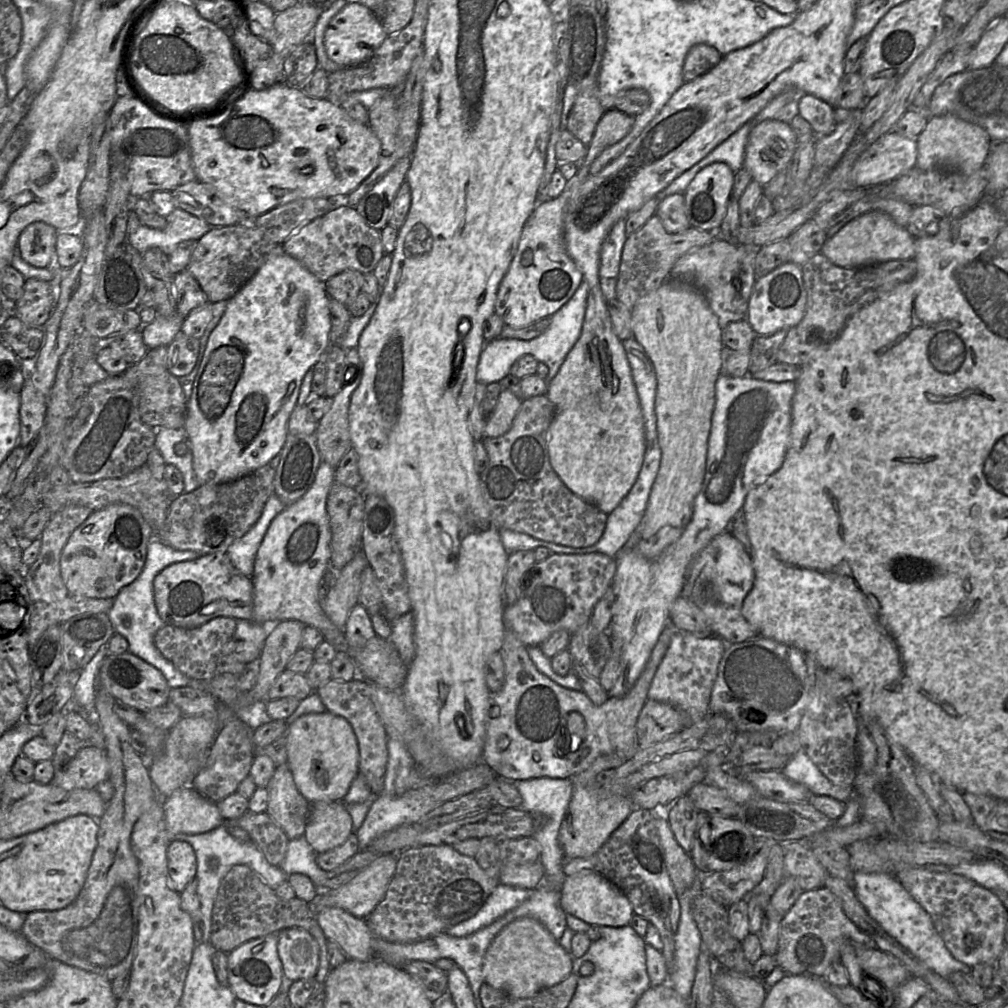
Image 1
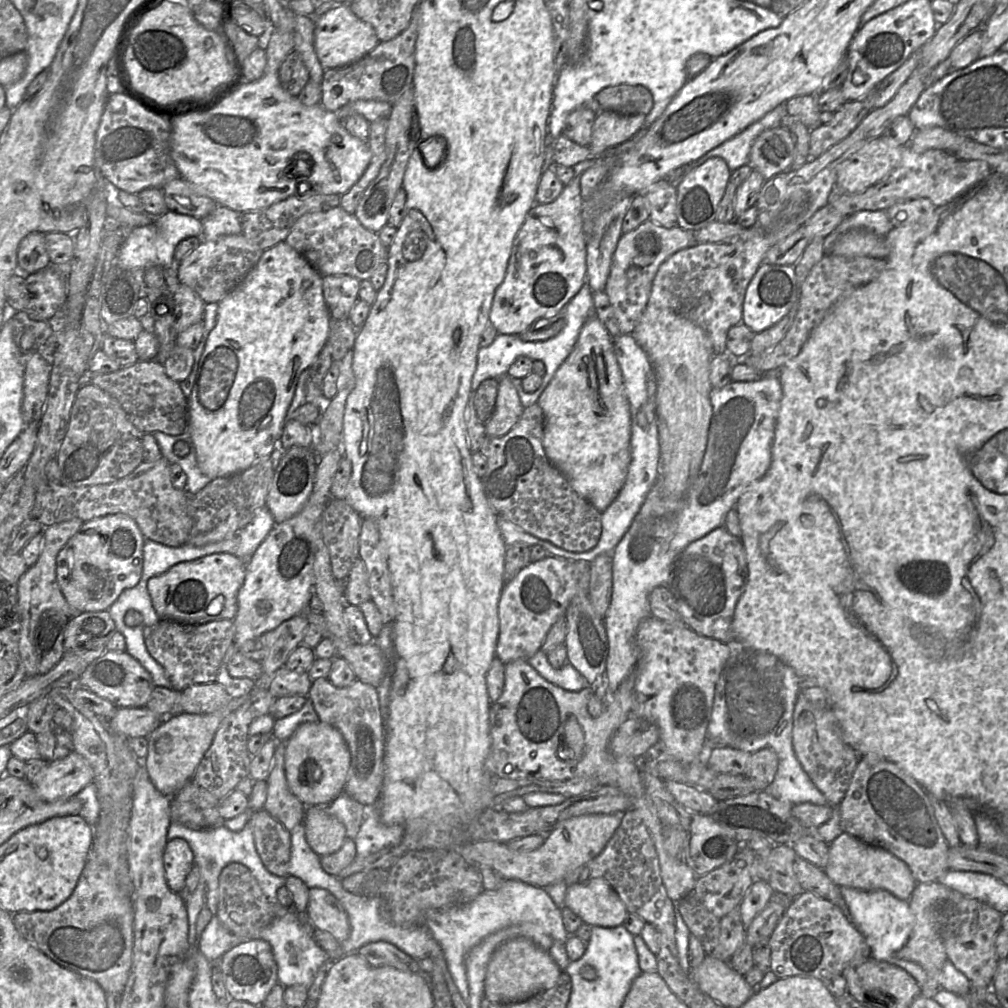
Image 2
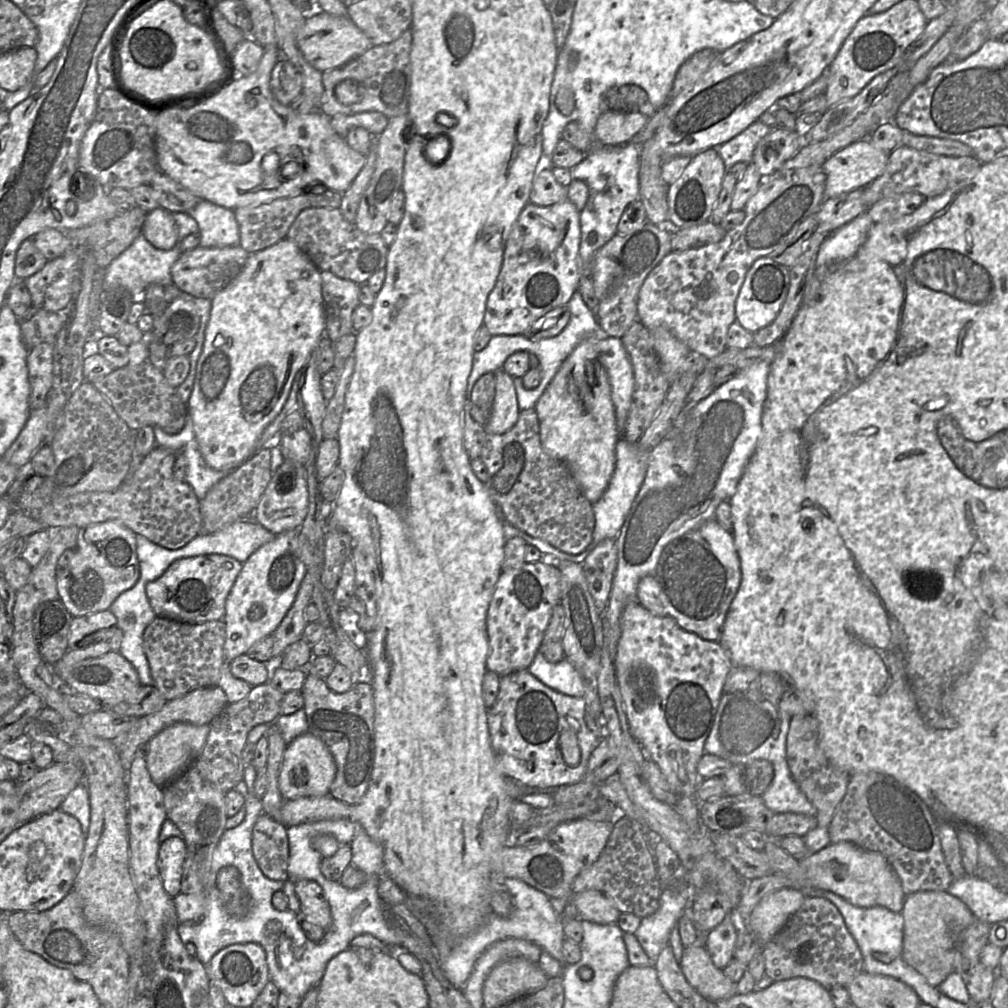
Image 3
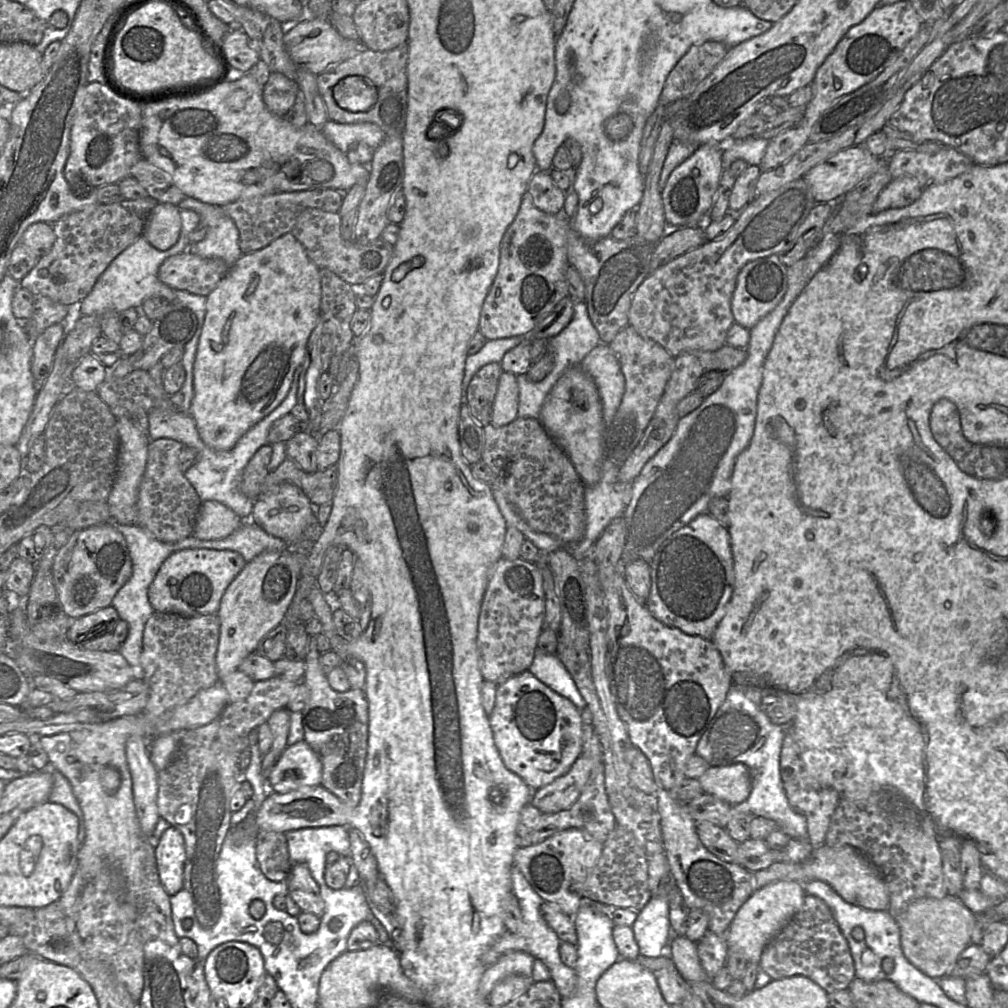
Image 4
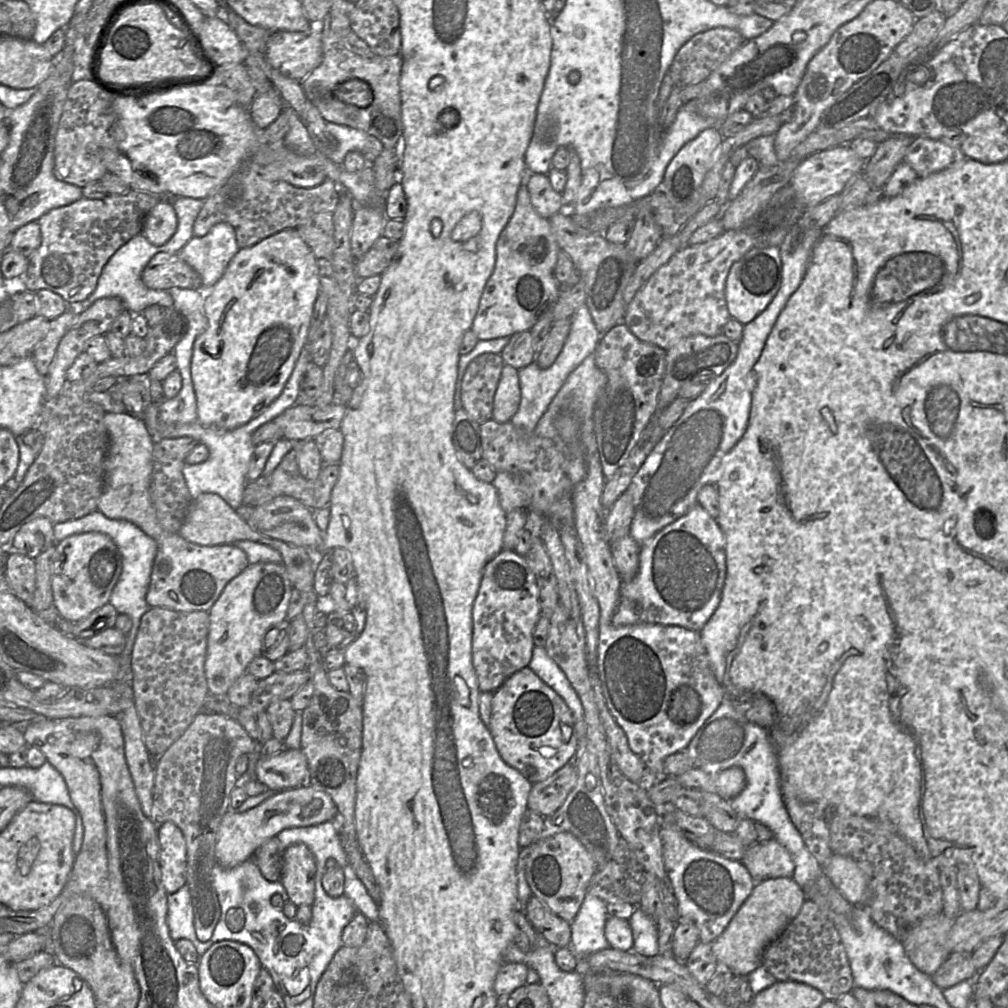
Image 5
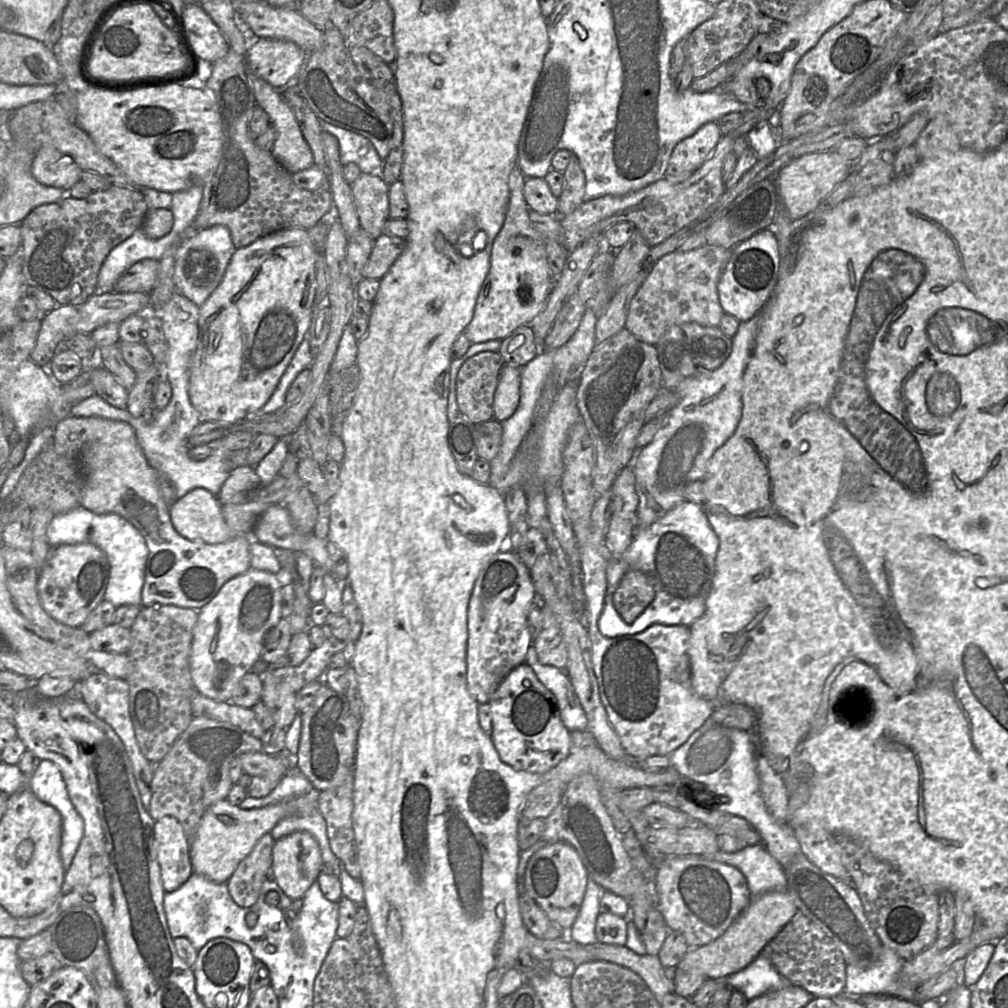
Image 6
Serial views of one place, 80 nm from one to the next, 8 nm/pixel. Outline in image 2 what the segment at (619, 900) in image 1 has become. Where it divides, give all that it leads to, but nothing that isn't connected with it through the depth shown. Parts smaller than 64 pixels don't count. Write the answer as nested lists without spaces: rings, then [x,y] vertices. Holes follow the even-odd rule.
[[[601,878],[569,885],[564,905],[591,926],[621,926],[629,914],[616,891]]]

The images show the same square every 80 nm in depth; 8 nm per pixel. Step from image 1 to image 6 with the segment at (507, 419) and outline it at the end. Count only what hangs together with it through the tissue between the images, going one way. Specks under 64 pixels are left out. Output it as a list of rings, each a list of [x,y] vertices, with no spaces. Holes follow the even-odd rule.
[[[504,364],[493,400],[493,418],[502,422],[513,415],[520,399],[520,368]]]

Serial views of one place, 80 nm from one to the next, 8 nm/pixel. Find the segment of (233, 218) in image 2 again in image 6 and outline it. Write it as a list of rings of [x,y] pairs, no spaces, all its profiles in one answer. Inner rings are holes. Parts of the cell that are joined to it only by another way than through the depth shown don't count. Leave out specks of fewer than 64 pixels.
[[[222,225],[199,230],[191,238],[181,240],[181,245],[175,258],[175,290],[198,307],[201,307],[222,281],[235,251],[236,247],[232,242],[230,230]]]

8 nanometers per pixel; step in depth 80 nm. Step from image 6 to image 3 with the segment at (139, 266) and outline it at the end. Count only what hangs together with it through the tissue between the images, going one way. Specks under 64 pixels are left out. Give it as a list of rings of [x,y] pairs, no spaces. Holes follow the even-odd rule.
[[[198,246],[182,253],[172,266],[172,282],[183,293],[211,300],[239,275],[249,256],[250,254],[241,246],[223,248]]]

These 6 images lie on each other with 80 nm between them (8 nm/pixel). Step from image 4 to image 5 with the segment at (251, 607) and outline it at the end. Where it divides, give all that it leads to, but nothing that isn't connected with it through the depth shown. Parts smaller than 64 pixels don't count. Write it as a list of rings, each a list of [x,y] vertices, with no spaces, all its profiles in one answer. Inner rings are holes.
[[[282,563],[249,564],[226,584],[208,610],[209,632],[204,669],[210,697],[226,697],[229,688],[246,672],[248,664],[261,654],[262,637],[266,631],[287,620],[292,589]]]

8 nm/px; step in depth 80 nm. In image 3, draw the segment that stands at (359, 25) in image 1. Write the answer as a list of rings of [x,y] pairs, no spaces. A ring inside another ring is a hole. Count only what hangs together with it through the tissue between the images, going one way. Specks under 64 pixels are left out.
[[[325,11],[310,19],[306,19],[297,34],[297,45],[305,60],[320,72],[343,66],[372,46],[369,38],[348,16],[334,16]]]

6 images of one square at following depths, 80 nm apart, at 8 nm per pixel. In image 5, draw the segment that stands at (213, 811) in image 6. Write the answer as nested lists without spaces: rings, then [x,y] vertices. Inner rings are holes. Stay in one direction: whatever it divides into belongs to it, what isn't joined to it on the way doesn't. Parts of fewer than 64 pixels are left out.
[[[309,783],[278,791],[245,812],[229,810],[224,815],[217,834],[216,862],[224,868],[233,868],[252,857],[266,840],[277,836],[282,830],[332,821],[337,814],[338,809],[331,796]]]

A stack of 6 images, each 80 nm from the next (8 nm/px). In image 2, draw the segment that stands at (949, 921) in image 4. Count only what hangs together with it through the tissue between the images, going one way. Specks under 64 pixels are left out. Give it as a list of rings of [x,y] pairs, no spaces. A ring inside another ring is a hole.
[[[919,883],[909,899],[909,906],[915,917],[915,924],[909,939],[903,949],[897,953],[899,959],[914,962],[926,972],[927,978],[921,987],[921,995],[932,998],[941,989],[941,971],[948,960],[940,928],[937,904],[950,895],[952,890],[945,885],[934,883]]]

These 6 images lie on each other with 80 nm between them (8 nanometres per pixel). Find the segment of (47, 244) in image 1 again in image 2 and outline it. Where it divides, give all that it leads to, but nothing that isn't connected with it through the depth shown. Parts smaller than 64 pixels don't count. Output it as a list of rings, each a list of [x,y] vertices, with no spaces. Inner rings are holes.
[[[34,231],[21,240],[17,252],[19,272],[34,274],[51,263],[46,250],[45,234]]]

